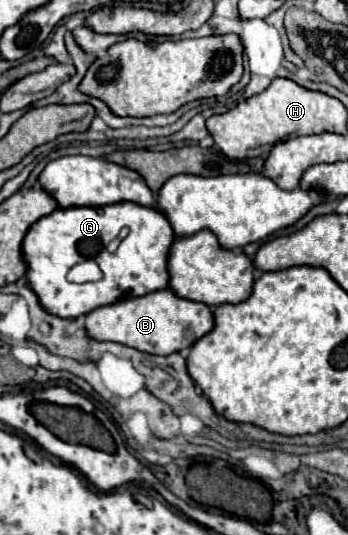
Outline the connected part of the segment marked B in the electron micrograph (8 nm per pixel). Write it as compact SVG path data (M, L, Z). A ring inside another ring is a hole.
M160 289L142 297L122 299L86 315L88 335L98 341L116 341L152 355L170 355L194 345L214 329L214 313L206 303L178 297L172 289Z

